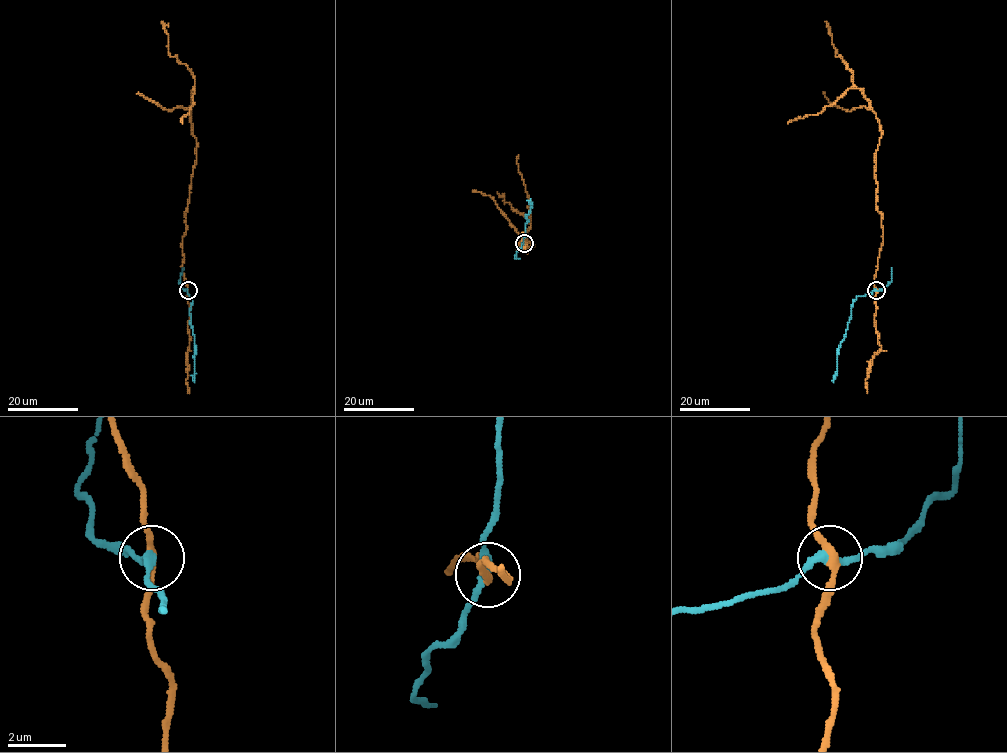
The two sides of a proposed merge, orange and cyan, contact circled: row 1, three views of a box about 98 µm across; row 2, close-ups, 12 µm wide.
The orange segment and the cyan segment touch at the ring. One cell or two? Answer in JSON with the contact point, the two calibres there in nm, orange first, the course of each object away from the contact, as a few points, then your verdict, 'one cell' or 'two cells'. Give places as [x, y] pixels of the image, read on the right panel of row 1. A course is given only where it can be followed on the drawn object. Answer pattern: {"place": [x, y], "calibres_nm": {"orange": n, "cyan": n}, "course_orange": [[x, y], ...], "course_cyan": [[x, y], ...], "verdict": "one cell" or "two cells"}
{"place": [876, 290], "calibres_nm": {"orange": 240, "cyan": 260}, "course_orange": [[876, 290], [882, 229], [874, 155], [880, 126], [864, 92], [854, 85], [853, 73], [836, 56], [828, 26]], "course_cyan": [[876, 290], [858, 296], [853, 302], [844, 339], [836, 355], [836, 375], [833, 382]], "verdict": "two cells"}

